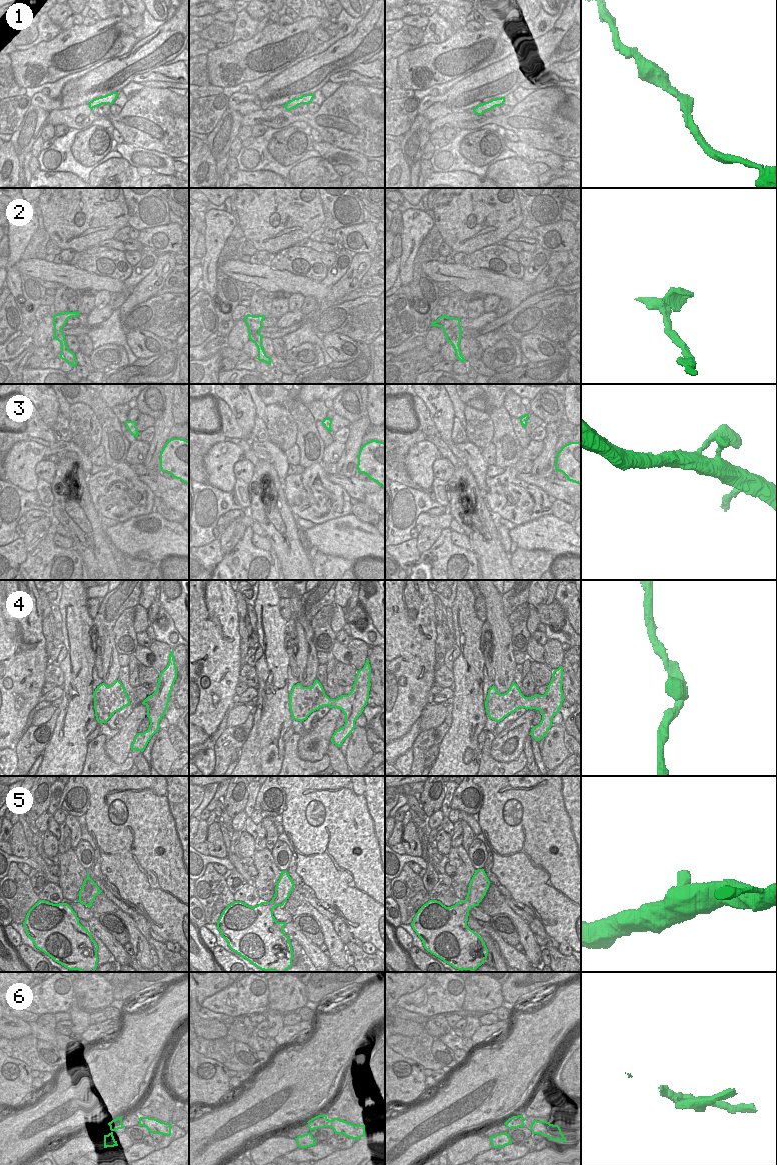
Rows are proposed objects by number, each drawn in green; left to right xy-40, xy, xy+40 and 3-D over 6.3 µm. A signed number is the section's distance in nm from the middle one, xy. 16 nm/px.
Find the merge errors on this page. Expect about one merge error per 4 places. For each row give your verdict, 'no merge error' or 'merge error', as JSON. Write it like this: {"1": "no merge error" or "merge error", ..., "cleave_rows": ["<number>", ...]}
{"1": "no merge error", "2": "no merge error", "3": "no merge error", "4": "no merge error", "5": "no merge error", "6": "merge error", "cleave_rows": ["6"]}

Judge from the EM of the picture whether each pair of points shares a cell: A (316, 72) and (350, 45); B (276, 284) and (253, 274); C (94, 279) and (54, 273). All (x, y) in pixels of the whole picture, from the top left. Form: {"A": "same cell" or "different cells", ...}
{"A": "same cell", "B": "same cell", "C": "same cell"}

